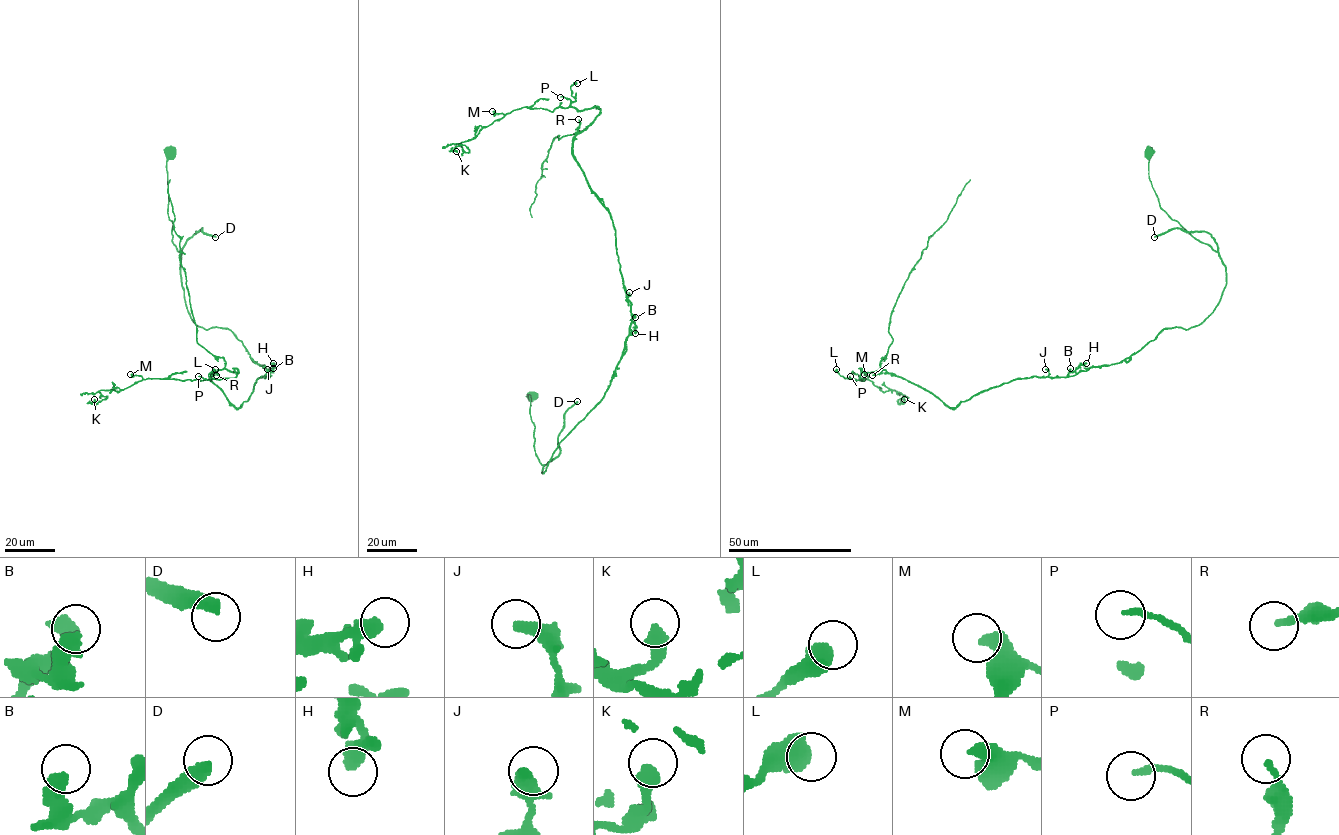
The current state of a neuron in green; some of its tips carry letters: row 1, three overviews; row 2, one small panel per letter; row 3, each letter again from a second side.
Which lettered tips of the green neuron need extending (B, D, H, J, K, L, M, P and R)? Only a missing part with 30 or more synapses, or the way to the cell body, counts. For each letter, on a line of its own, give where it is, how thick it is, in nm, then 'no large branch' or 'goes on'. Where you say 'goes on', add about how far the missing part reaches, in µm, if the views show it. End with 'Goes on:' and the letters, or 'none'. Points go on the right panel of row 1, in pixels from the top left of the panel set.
B: place (1070, 368); calibre 480 nm; no large branch
D: place (1154, 237); calibre 360 nm; goes on; missing 80 µm
H: place (1086, 363); calibre 320 nm; no large branch
J: place (1045, 369); calibre 400 nm; no large branch
K: place (904, 399); calibre 440 nm; no large branch
L: place (836, 369); calibre 600 nm; no large branch
M: place (864, 374); calibre 440 nm; no large branch
P: place (850, 376); calibre 180 nm; goes on; missing 10 µm
R: place (872, 375); calibre 200 nm; no large branch
Goes on: D, P

